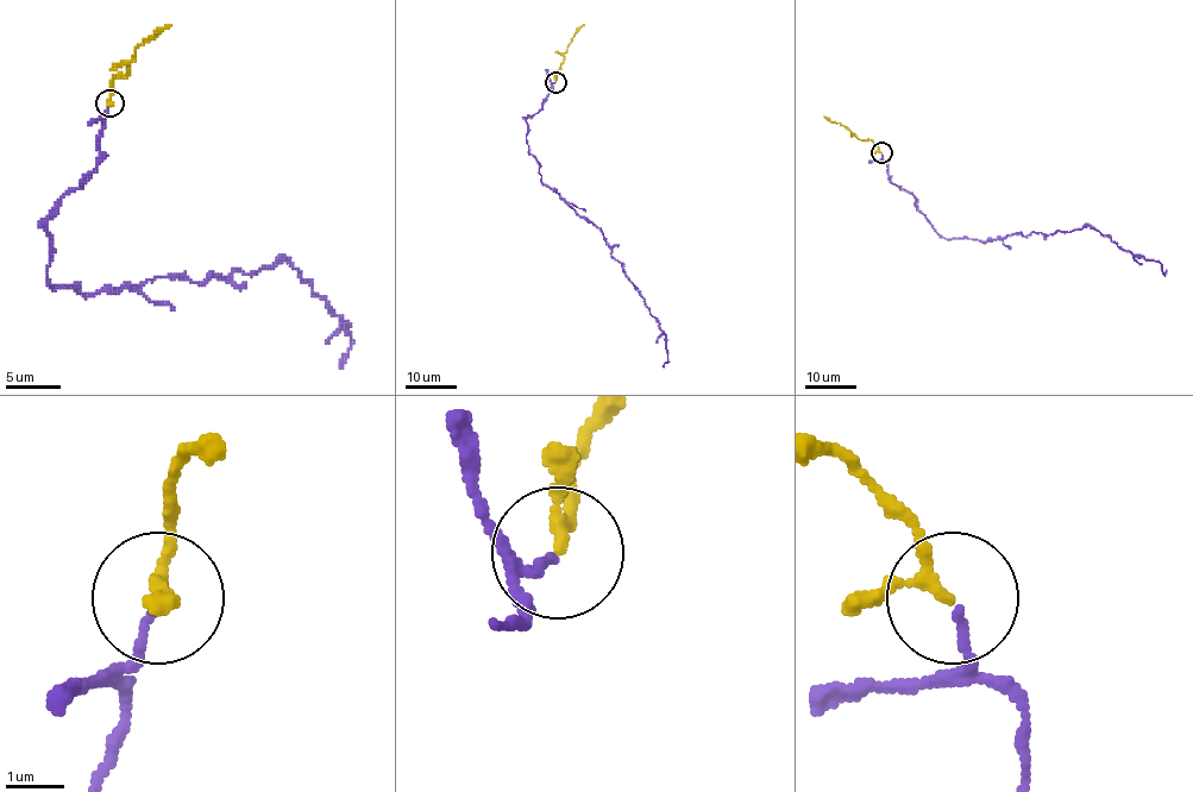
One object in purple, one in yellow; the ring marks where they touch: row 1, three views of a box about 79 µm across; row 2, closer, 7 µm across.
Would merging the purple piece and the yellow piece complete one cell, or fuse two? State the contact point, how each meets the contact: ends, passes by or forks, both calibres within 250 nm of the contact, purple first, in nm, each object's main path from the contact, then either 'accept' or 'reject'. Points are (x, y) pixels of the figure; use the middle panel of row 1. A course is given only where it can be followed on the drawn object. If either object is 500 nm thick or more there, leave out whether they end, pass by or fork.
at (556, 82); purple ends there; yellow passes by; 130 nm thick on the purple side, 170 nm on the other; purple runs (556, 82), (539, 111), (526, 118), (528, 151), (542, 182), (598, 227), (655, 318), (665, 335), (663, 365); yellow runs (556, 82), (567, 46), (584, 24); accept

